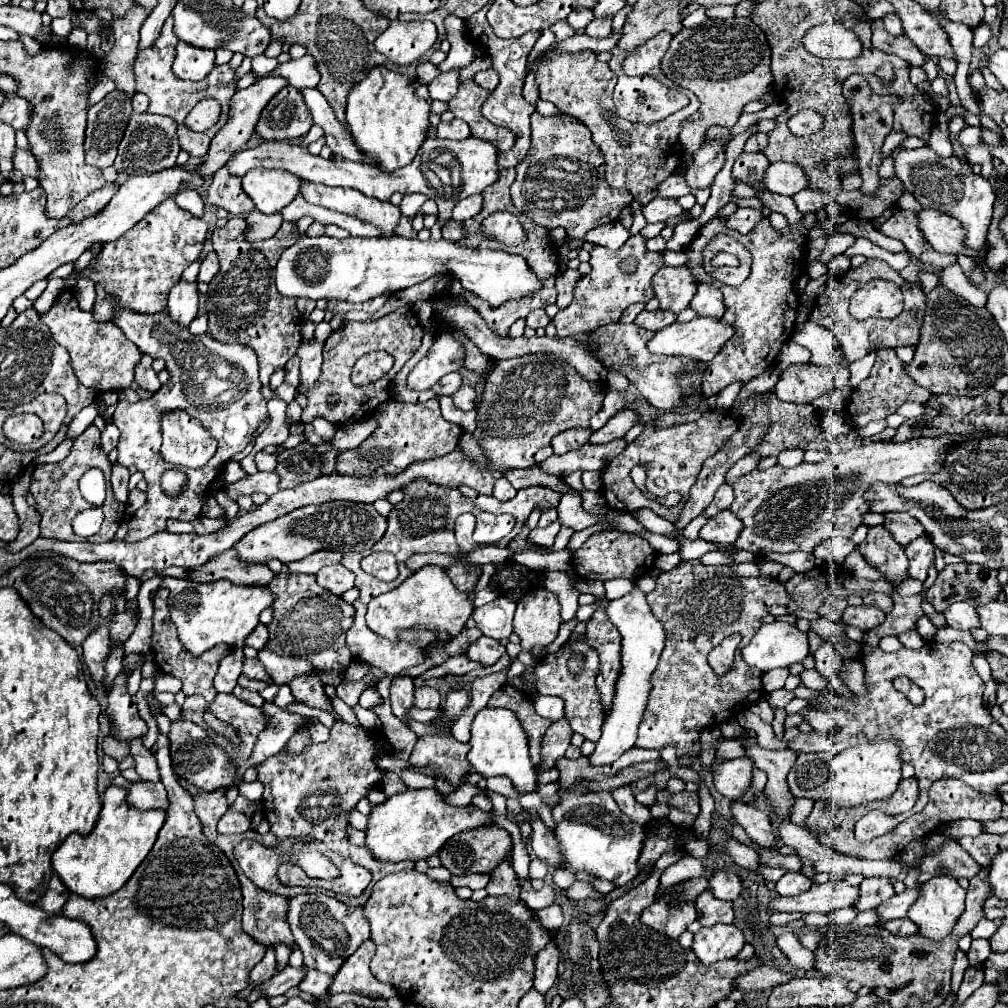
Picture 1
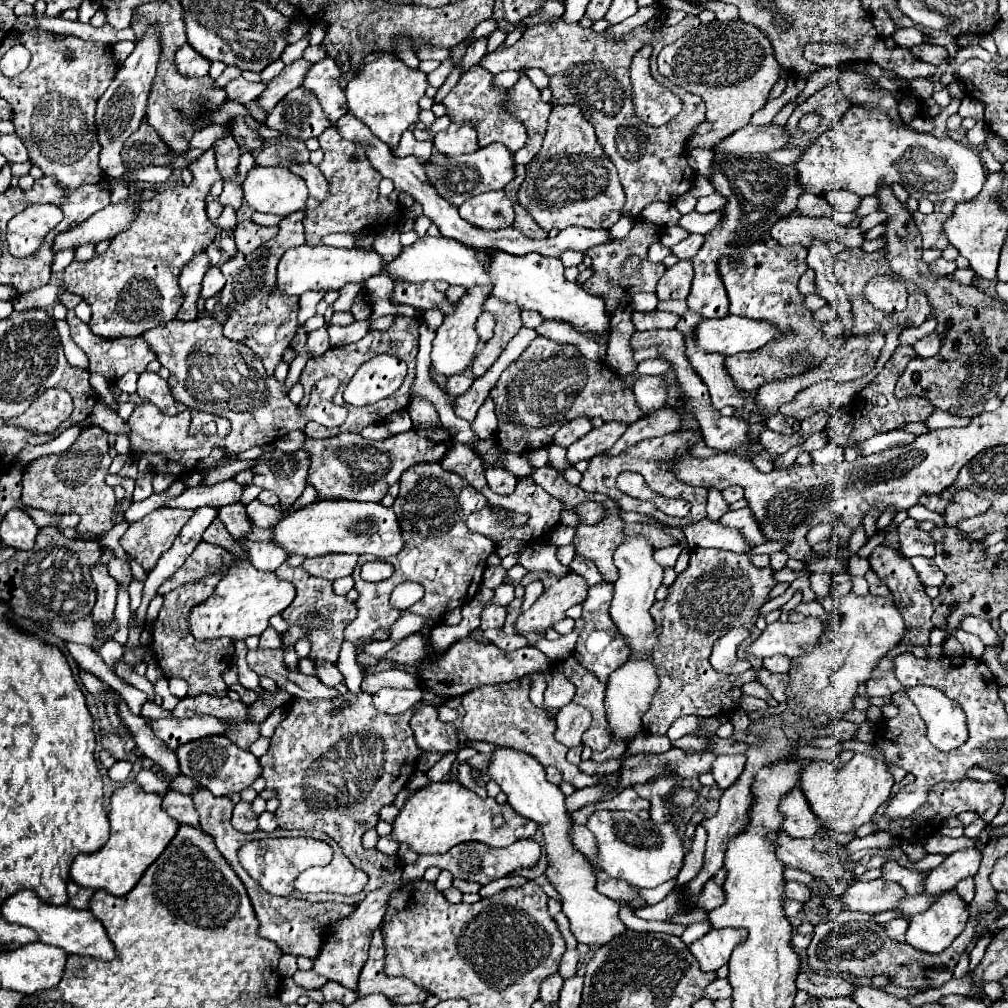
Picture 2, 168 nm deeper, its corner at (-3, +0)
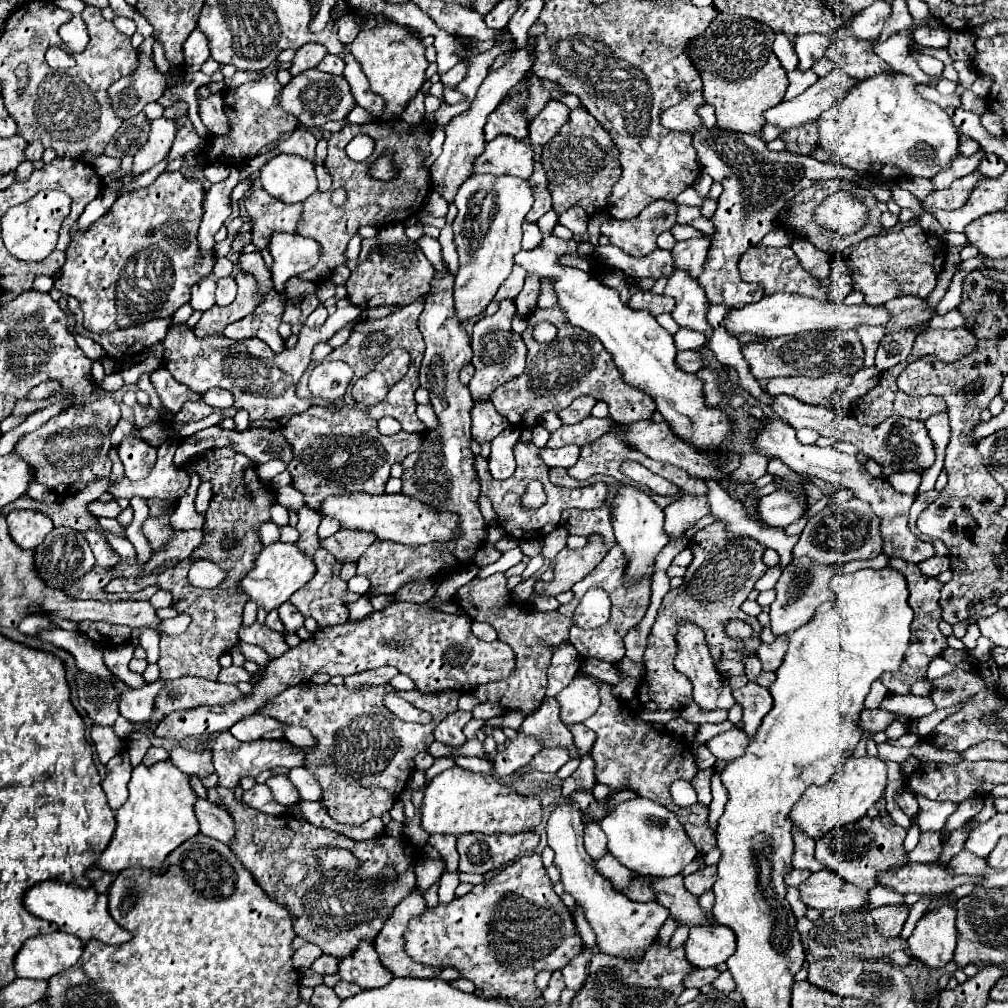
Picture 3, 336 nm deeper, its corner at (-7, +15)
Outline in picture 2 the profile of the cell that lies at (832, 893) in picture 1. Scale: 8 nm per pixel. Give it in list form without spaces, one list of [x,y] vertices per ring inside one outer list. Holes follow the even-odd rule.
[[[874,879],[874,881],[866,881],[866,883],[858,881],[850,885],[844,891],[842,901],[848,911],[876,913],[876,911],[894,909],[902,897],[904,897],[904,889],[898,883]]]

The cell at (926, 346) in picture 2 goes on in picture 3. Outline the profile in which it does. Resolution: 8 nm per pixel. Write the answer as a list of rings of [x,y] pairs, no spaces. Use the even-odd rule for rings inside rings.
[[[958,308],[950,310],[948,314],[942,314],[942,316],[934,316],[930,320],[930,328],[958,328],[958,326],[964,326],[964,316],[962,312],[958,312]]]

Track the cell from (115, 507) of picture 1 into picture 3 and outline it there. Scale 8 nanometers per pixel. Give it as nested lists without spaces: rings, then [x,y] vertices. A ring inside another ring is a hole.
[[[110,396],[74,404],[66,412],[50,418],[38,430],[24,434],[14,452],[22,456],[34,470],[34,476],[40,484],[48,486],[52,492],[64,496],[84,490],[84,486],[96,478],[108,478],[112,470],[110,460],[110,434],[120,420],[120,406]],[[62,488],[80,488],[80,490],[62,490]]]

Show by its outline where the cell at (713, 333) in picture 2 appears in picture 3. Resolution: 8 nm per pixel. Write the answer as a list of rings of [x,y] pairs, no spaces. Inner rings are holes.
[[[778,292],[764,296],[760,302],[746,304],[740,310],[730,310],[726,314],[726,330],[730,334],[740,332],[752,332],[756,336],[766,338],[780,338],[780,336],[794,336],[800,332],[812,332],[812,330],[854,330],[858,326],[886,326],[892,320],[890,312],[880,304],[856,304],[848,306],[844,302],[820,302],[810,296],[802,294],[790,294],[790,292]]]

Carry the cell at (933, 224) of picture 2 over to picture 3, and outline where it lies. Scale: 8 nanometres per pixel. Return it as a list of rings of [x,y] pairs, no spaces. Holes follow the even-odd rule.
[[[974,170],[972,174],[954,180],[948,190],[932,192],[932,194],[924,200],[924,204],[934,206],[934,208],[942,208],[942,210],[962,208],[962,206],[968,202],[970,192],[976,188],[976,184],[978,184],[982,178],[984,178],[982,172],[980,172],[980,170]]]

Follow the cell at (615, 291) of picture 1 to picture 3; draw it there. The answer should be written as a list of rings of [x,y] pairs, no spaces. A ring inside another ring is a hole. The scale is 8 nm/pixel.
[[[652,202],[632,220],[608,218],[600,230],[626,254],[646,256],[656,250],[658,234],[676,224],[676,210],[674,202]]]

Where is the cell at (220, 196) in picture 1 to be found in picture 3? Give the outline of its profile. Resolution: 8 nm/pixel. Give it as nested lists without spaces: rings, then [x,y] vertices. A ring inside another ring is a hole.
[[[210,94],[208,98],[198,100],[198,114],[202,124],[216,134],[226,134],[228,128],[228,118],[224,114],[224,102],[222,94]]]

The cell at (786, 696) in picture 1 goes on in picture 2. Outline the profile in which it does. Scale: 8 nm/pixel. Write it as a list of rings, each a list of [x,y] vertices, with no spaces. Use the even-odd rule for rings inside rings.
[[[762,669],[762,671],[758,671],[758,681],[762,685],[766,685],[766,689],[770,691],[770,695],[776,701],[780,701],[780,703],[786,701],[786,687],[790,683],[790,677],[786,673],[772,673],[768,669]]]

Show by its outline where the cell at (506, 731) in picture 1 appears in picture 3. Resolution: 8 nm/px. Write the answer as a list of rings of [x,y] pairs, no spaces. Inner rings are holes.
[[[572,804],[558,806],[550,814],[550,820],[546,822],[546,834],[548,846],[556,852],[554,864],[560,868],[564,890],[572,894],[578,904],[582,904],[586,920],[598,936],[600,952],[626,960],[640,960],[646,954],[646,948],[650,948],[650,944],[656,940],[658,930],[668,918],[668,910],[658,902],[630,902],[612,888],[610,880],[594,870],[592,858],[584,850],[584,826],[580,822],[580,812]]]

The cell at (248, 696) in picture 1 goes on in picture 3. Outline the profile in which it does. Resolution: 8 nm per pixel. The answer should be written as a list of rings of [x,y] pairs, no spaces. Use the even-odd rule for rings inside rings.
[[[230,666],[230,668],[222,668],[218,674],[218,682],[230,682],[230,684],[238,684],[238,682],[250,682],[250,674],[244,668],[238,666]]]

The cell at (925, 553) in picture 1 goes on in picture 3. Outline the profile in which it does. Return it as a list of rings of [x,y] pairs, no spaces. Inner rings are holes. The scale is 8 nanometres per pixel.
[[[932,556],[932,558],[924,560],[924,562],[920,562],[918,568],[920,568],[926,576],[938,576],[940,572],[944,572],[944,570],[950,568],[950,560],[948,560],[946,556]]]

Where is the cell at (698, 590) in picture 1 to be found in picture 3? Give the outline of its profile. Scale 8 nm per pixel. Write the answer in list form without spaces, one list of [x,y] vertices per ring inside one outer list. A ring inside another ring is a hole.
[[[714,522],[710,526],[704,526],[694,534],[690,540],[692,550],[692,564],[686,570],[684,584],[680,588],[670,590],[664,596],[664,602],[658,610],[658,618],[652,626],[652,634],[648,636],[648,648],[644,654],[644,666],[646,674],[638,688],[640,704],[648,710],[678,710],[682,706],[688,706],[692,702],[692,684],[690,680],[674,670],[674,656],[676,656],[676,630],[678,622],[690,620],[704,628],[706,642],[710,648],[710,654],[714,662],[724,660],[740,660],[740,652],[756,652],[760,646],[760,636],[752,635],[748,640],[734,640],[726,636],[724,626],[730,620],[742,620],[752,626],[752,630],[760,632],[762,626],[756,618],[744,614],[740,610],[740,604],[746,600],[746,596],[752,592],[754,582],[764,576],[768,570],[762,562],[762,556],[766,552],[766,546],[762,546],[756,540],[742,540],[742,538],[730,538],[730,532],[726,530],[724,522]]]

